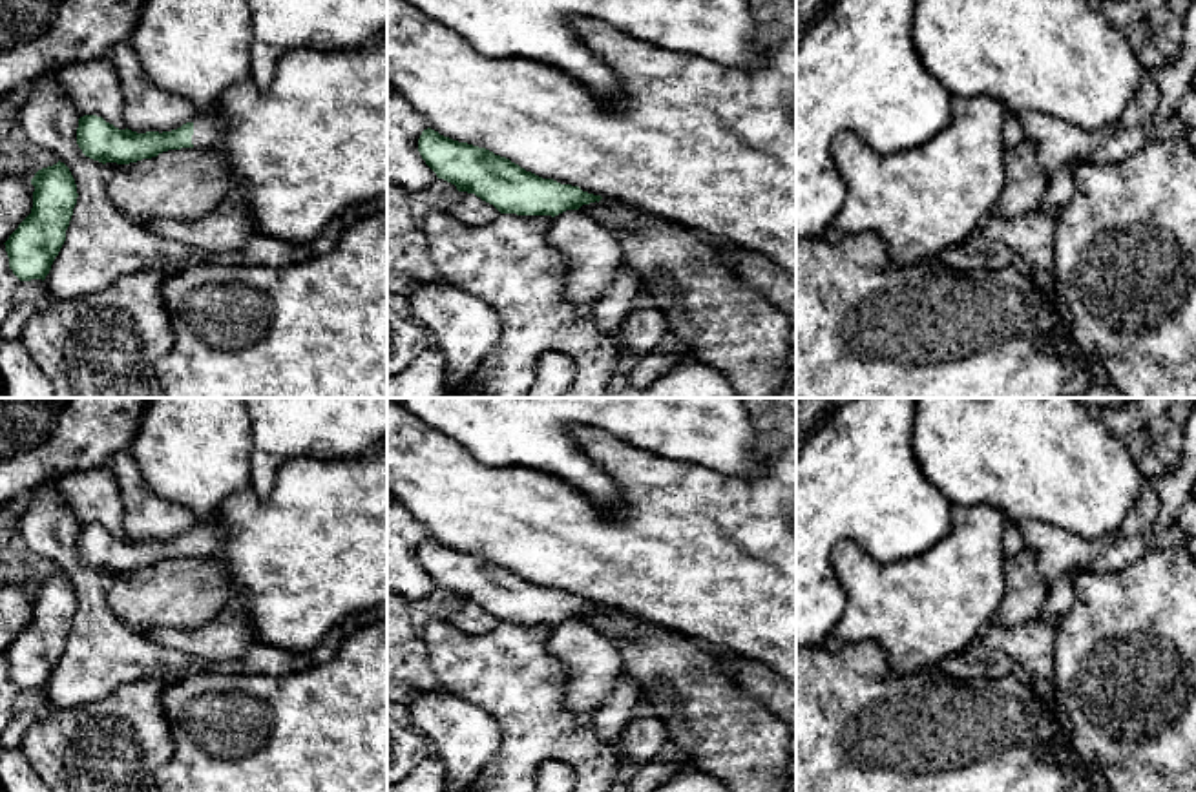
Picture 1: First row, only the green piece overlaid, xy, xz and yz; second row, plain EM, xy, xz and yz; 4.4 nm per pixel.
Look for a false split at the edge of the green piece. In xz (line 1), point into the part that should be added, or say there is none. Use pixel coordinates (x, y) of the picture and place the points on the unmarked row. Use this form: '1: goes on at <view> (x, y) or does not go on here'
1: does not go on here

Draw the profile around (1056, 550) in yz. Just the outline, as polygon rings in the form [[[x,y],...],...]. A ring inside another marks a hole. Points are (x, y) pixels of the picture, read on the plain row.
[[[1010,520],[1024,538],[1026,547],[1035,555],[1039,577],[1052,586],[1063,573],[1094,562],[1105,549],[1119,542],[1110,533],[1096,540],[1085,540],[1066,529],[1037,520]]]

